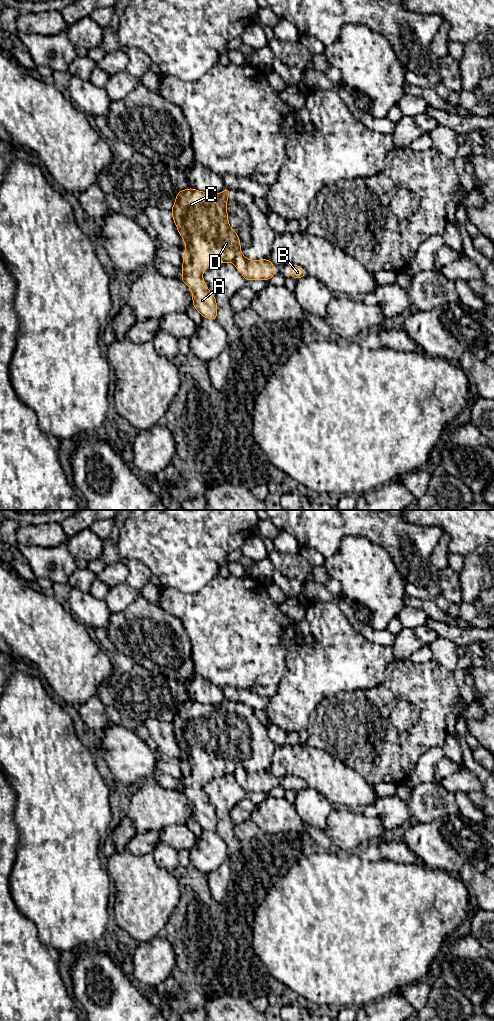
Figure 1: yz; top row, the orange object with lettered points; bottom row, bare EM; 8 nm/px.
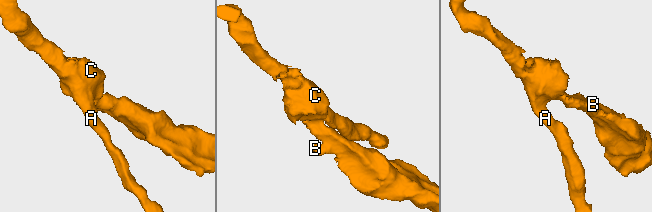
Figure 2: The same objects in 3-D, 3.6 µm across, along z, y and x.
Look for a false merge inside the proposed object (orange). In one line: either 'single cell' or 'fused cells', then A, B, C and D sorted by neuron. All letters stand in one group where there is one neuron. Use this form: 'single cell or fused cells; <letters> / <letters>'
fused cells; A C D / B

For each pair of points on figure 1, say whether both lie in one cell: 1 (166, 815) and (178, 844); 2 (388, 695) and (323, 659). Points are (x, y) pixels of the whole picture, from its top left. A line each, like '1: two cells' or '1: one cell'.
1: two cells
2: two cells

